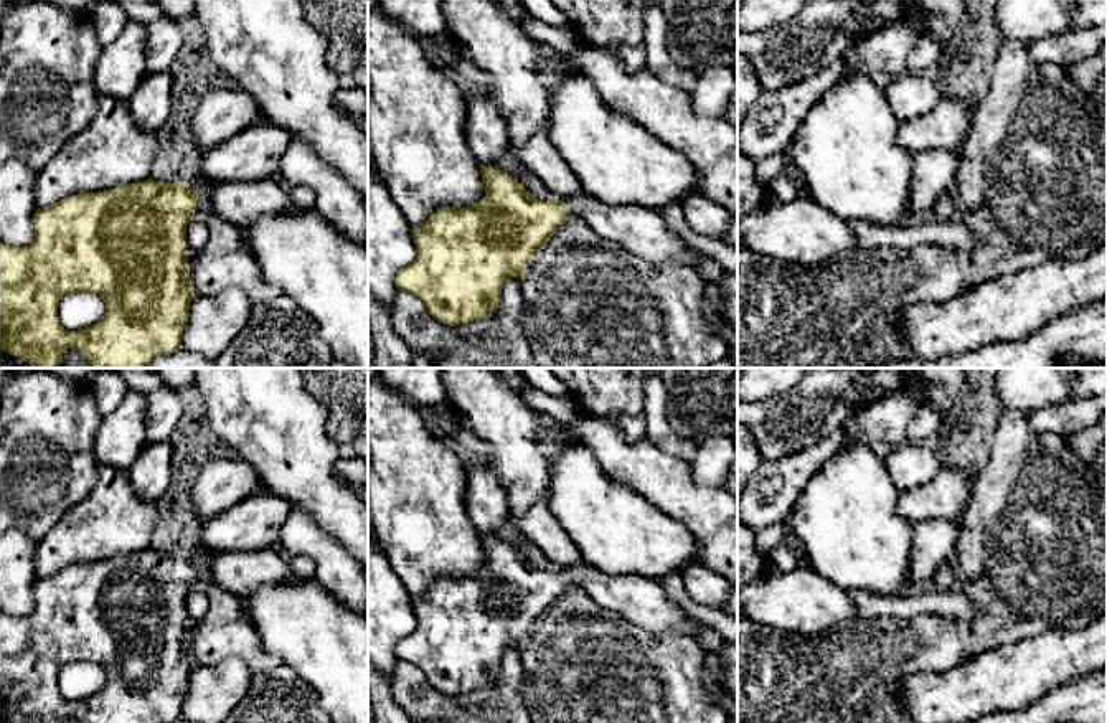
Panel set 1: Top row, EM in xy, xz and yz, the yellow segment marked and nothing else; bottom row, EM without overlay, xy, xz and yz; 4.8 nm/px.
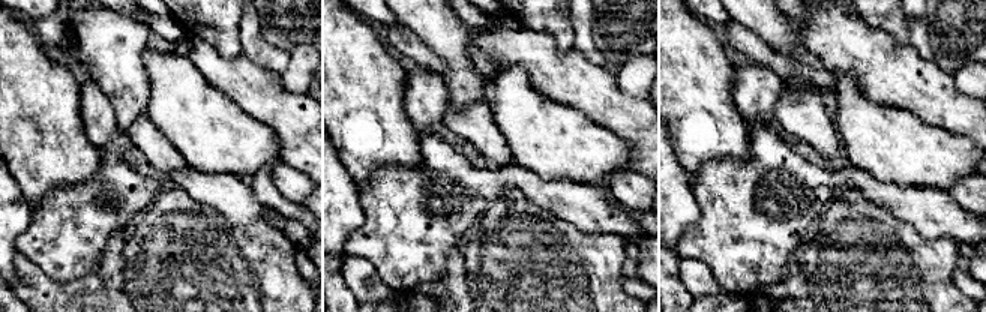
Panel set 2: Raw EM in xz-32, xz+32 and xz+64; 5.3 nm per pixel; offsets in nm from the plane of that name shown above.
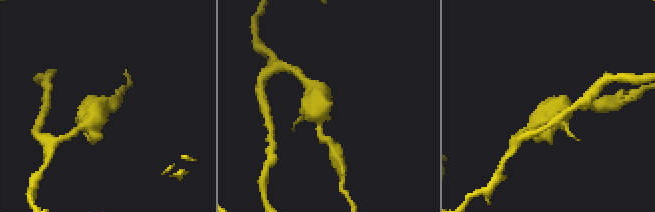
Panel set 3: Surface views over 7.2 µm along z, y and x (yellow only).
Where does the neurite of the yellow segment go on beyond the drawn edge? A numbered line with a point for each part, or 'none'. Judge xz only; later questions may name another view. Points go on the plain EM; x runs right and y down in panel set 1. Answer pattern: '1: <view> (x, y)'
1: xz (642, 601)

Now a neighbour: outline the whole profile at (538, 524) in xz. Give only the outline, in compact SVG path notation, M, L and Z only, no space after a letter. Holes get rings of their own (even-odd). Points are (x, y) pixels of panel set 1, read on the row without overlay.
M546 497L521 517L510 512L508 523L530 538L556 569L569 569L584 563L577 546L551 513Z

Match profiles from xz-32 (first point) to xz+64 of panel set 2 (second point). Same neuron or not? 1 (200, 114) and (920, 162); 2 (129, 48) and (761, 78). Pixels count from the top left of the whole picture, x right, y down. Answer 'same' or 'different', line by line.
1: same
2: different

